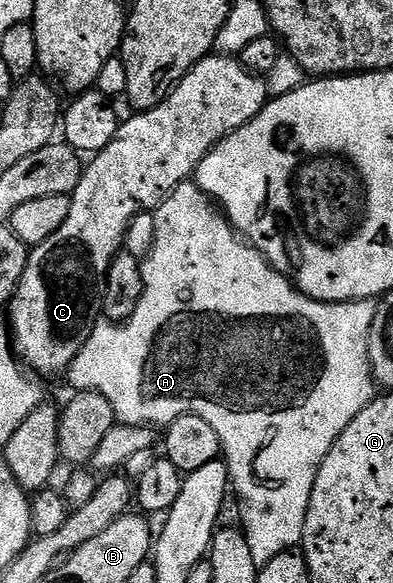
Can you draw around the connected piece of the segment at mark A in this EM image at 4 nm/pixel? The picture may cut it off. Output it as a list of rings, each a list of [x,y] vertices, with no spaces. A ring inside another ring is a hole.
[[[196,183],[180,184],[176,190],[153,212],[155,218],[155,246],[146,260],[141,261],[143,294],[135,314],[120,322],[101,322],[87,338],[83,350],[73,359],[67,370],[67,377],[74,389],[83,392],[98,392],[111,402],[113,415],[120,423],[131,426],[168,426],[180,416],[198,416],[211,425],[219,434],[223,459],[229,467],[232,491],[241,499],[241,516],[249,520],[247,535],[251,554],[258,558],[278,556],[294,551],[300,545],[305,529],[307,510],[311,502],[311,490],[315,486],[317,471],[327,458],[331,446],[347,430],[347,426],[364,408],[375,399],[375,381],[369,361],[369,335],[375,322],[377,304],[373,300],[348,300],[328,304],[304,296],[286,273],[276,272],[265,260],[262,252],[250,246],[229,223],[224,212]]]

